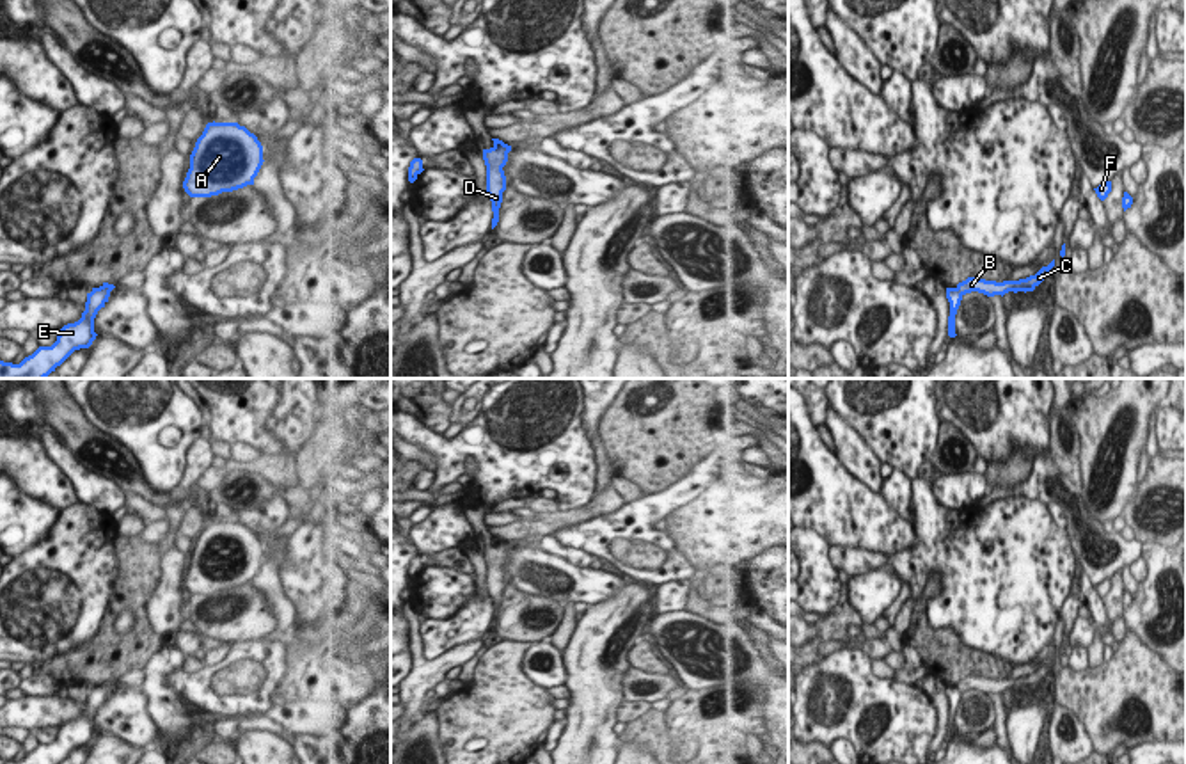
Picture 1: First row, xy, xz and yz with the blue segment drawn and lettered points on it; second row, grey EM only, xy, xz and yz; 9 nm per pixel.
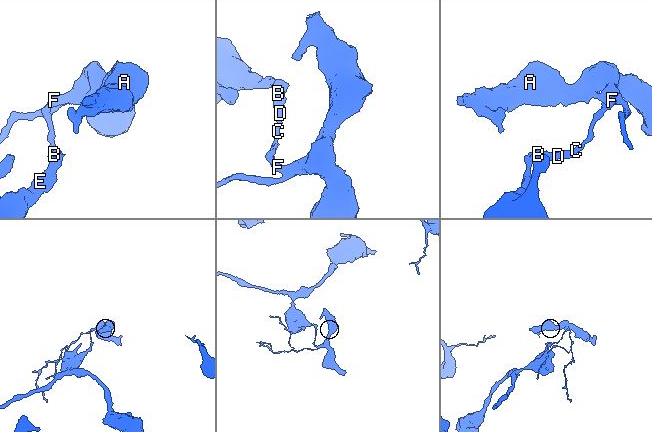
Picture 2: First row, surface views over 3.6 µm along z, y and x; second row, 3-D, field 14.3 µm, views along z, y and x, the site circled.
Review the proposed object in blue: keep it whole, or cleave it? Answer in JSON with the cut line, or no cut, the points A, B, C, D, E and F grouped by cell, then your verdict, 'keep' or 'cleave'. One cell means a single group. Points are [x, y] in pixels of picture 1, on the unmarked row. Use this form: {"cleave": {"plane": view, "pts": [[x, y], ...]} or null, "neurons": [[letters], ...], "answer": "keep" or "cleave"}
{"cleave": {"plane": "yz", "pts": [[956, 686], [961, 693]]}, "neurons": [["A", "B", "C", "D", "F"], ["E"]], "answer": "cleave"}

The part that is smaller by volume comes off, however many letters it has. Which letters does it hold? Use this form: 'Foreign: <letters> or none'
Foreign: A, B, C, D, F

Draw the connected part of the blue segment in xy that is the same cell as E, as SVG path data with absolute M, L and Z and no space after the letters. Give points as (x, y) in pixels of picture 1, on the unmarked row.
M92 688L87 691L85 709L82 711L82 716L75 721L64 723L51 744L39 744L20 762L0 759L0 764L60 764L75 748L89 746L98 734L94 730L94 716L98 709L105 705L108 695L108 688Z

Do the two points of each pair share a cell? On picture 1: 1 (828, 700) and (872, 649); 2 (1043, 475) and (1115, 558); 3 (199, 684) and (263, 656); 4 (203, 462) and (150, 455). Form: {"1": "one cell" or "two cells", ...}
{"1": "two cells", "2": "one cell", "3": "one cell", "4": "two cells"}

